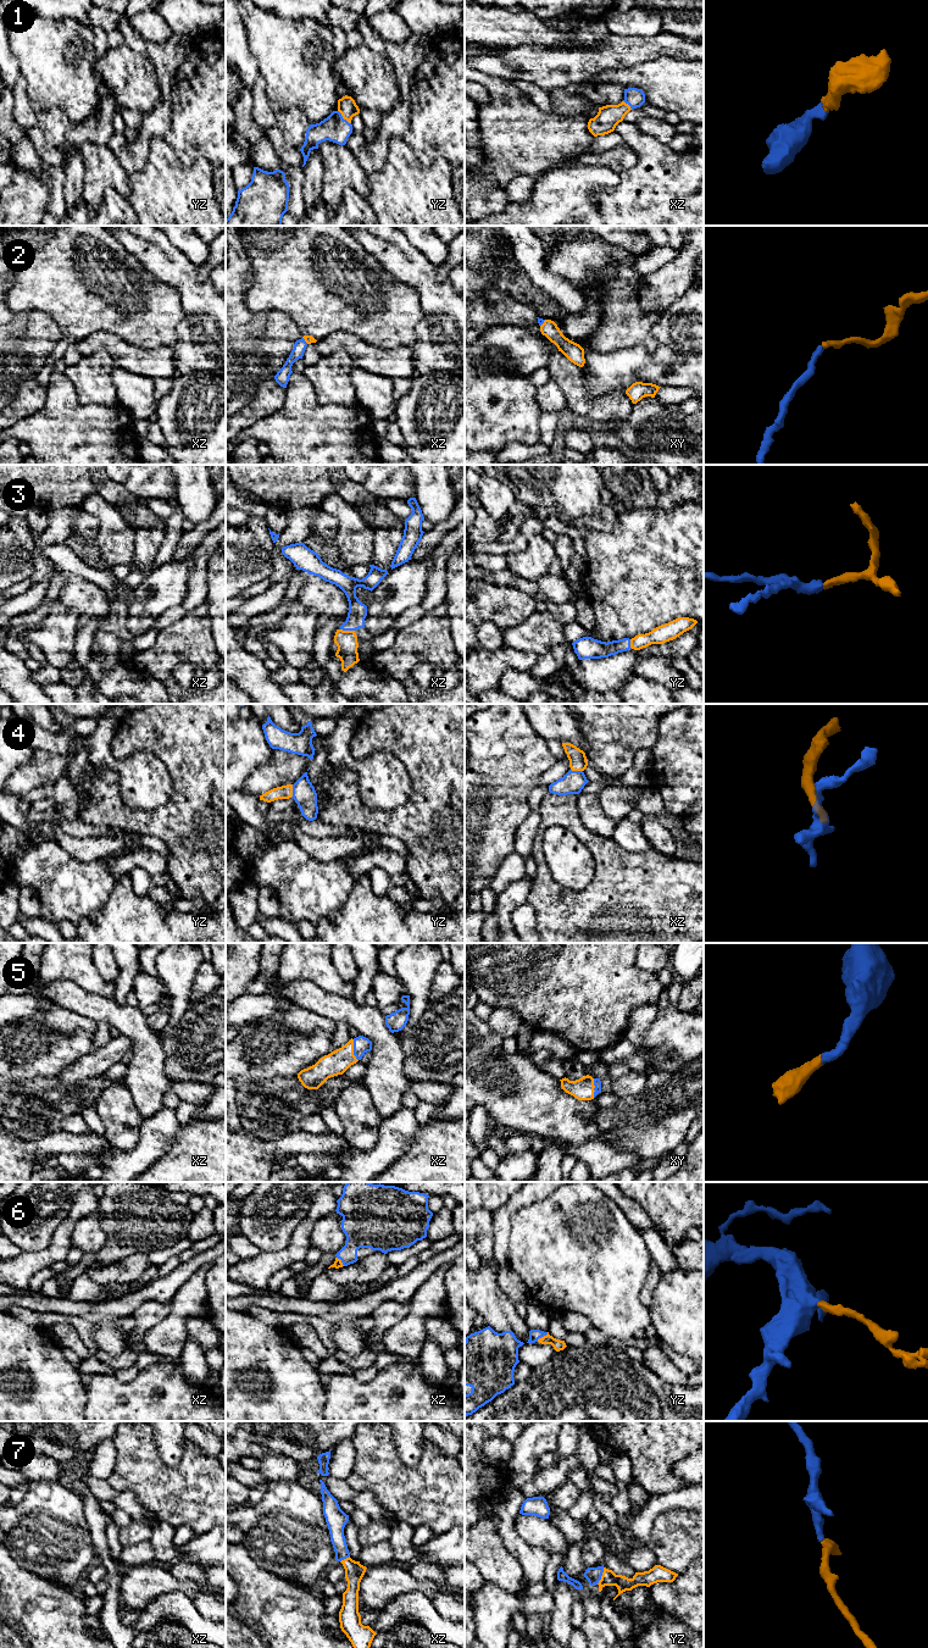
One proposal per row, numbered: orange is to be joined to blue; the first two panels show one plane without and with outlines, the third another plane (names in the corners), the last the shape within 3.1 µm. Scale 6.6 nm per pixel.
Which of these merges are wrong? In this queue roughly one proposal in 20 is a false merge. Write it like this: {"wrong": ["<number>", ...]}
{"wrong": []}

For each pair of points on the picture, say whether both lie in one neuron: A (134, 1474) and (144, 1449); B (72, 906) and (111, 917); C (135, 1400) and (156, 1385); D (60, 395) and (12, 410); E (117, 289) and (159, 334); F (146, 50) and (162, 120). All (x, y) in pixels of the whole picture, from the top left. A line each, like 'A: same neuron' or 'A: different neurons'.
A: same neuron
B: different neurons
C: same neuron
D: different neurons
E: same neuron
F: same neuron

